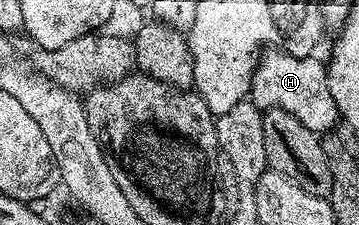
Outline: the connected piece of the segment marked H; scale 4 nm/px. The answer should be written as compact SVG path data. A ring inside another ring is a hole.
M277 47L268 48L256 64L254 77L251 81L250 100L255 106L264 110L281 110L292 112L307 129L313 129L320 135L330 132L335 123L338 124L340 114L336 108L336 102L333 101L333 95L329 91L328 75L326 64L319 61L316 56L298 56L291 52Z

